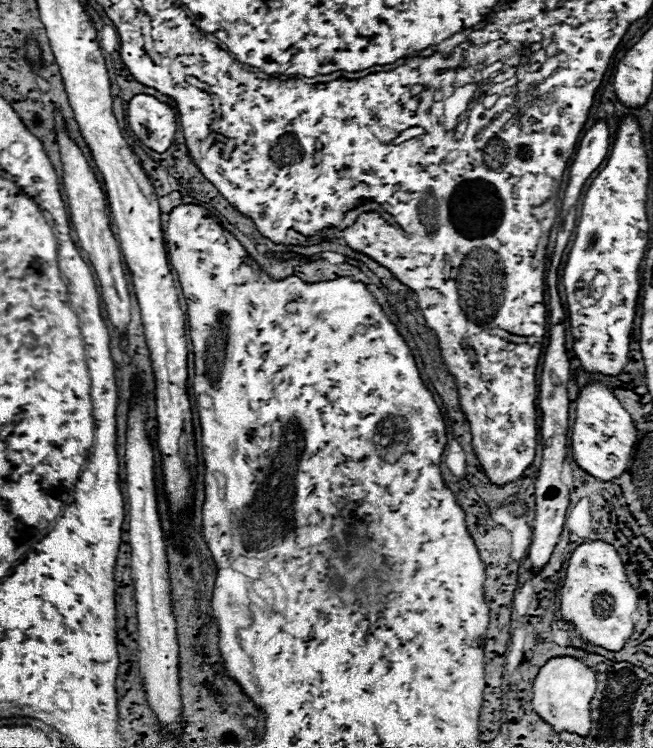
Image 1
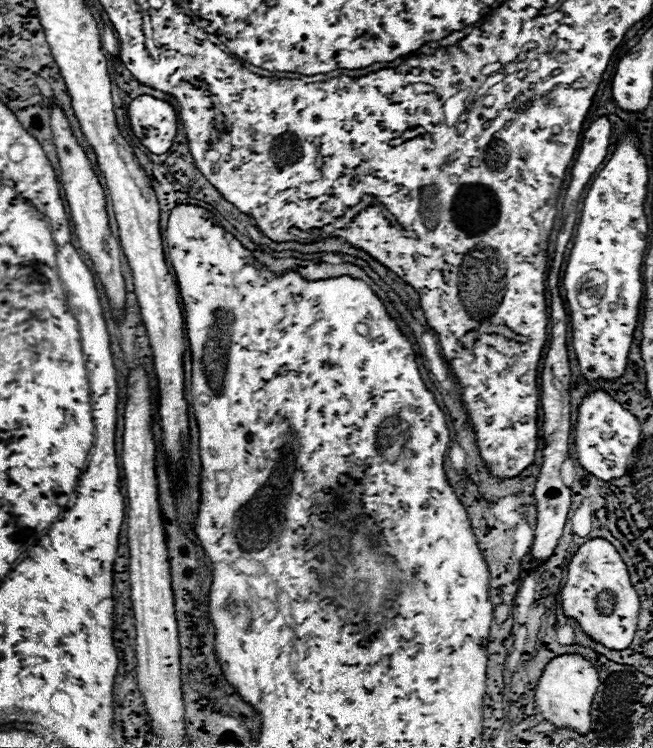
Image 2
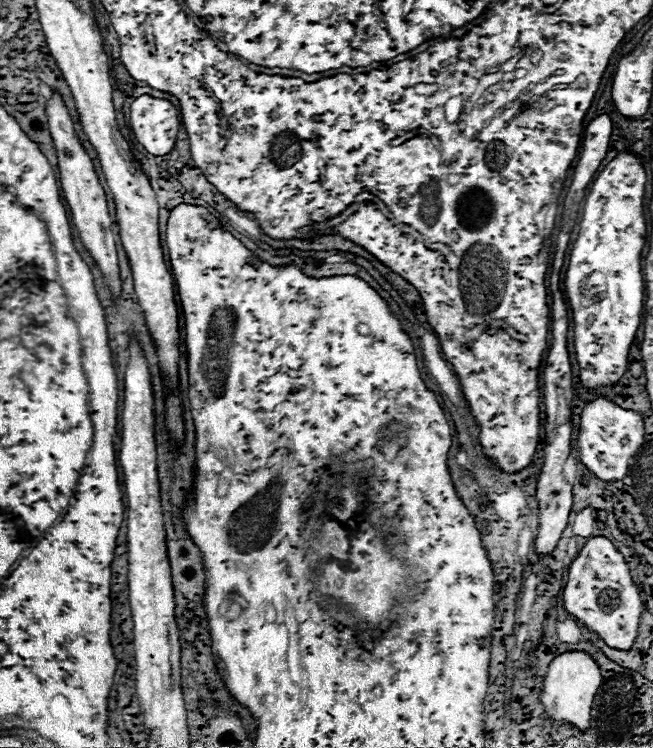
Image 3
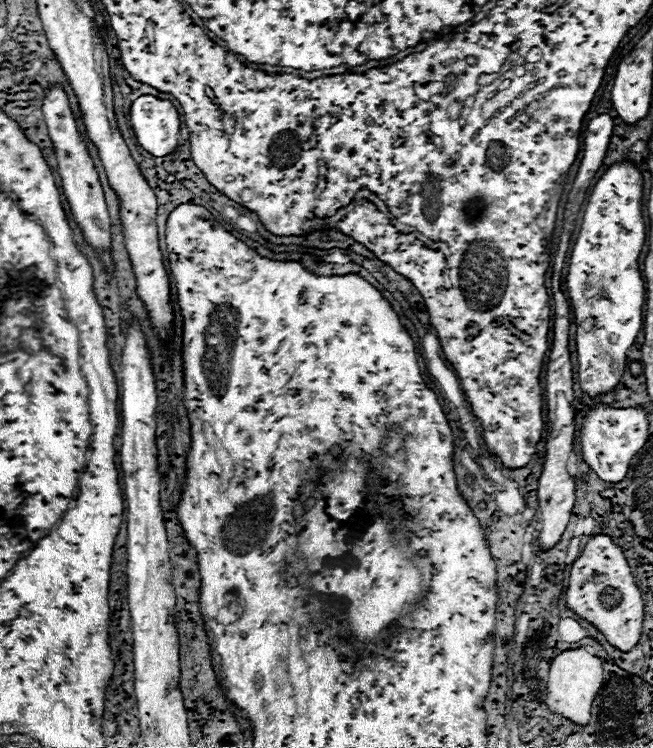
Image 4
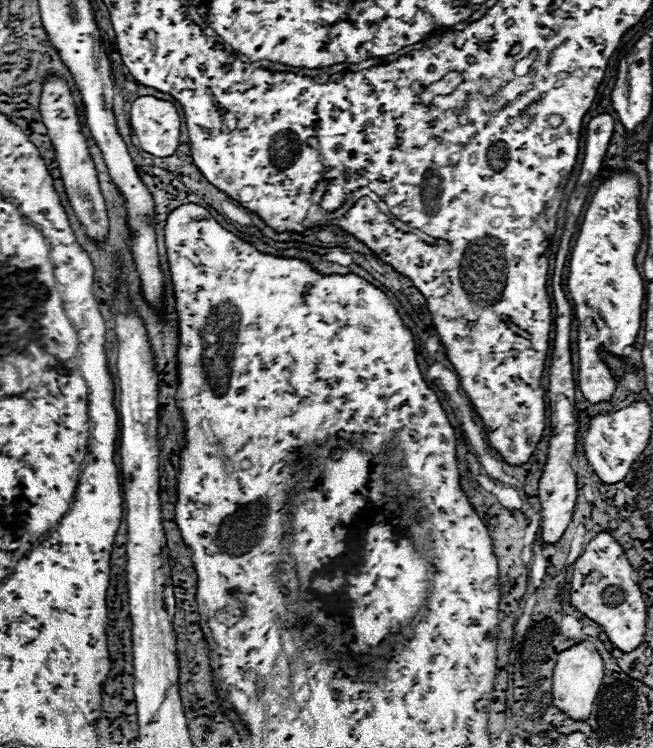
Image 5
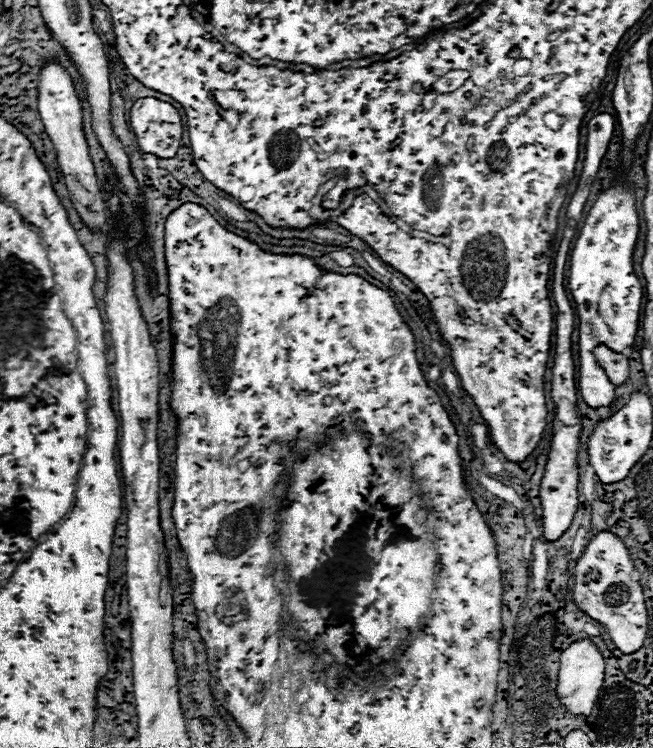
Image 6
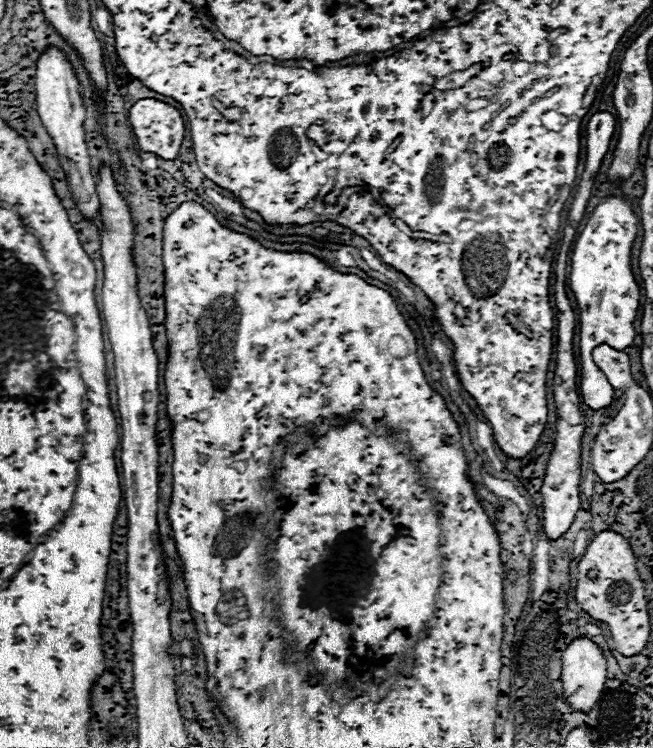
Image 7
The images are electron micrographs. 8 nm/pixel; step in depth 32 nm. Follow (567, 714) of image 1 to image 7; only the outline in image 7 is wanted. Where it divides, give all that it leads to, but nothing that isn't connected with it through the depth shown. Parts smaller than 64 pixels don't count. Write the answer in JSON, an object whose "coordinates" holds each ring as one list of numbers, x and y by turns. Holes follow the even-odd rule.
{"coordinates":[[578,638,574,640,564,652,562,652,562,672,560,672,560,682,562,682,562,696,570,704,572,710,576,712,590,712,594,704,598,702,604,682,606,682,606,658,602,650,588,638]]}

